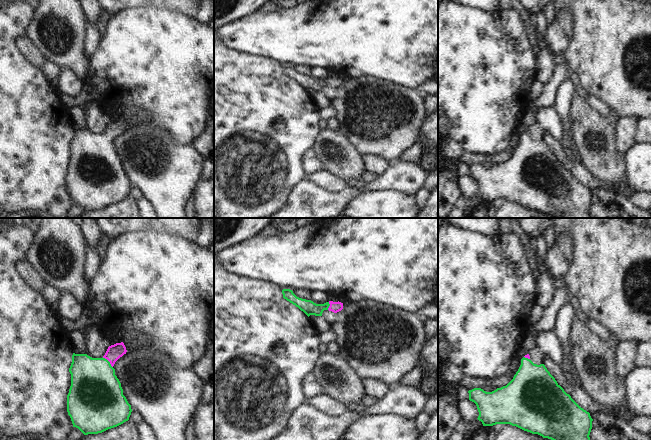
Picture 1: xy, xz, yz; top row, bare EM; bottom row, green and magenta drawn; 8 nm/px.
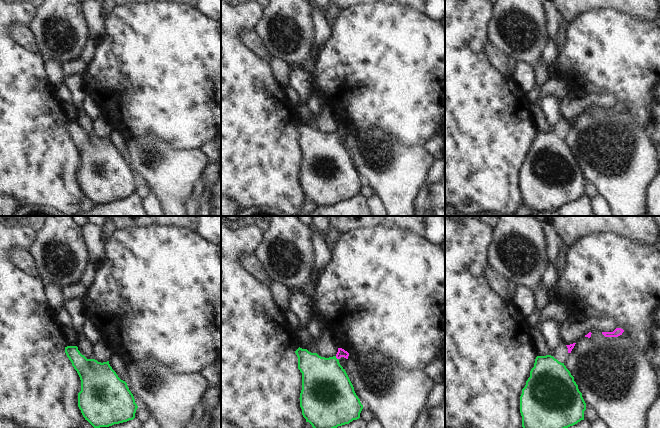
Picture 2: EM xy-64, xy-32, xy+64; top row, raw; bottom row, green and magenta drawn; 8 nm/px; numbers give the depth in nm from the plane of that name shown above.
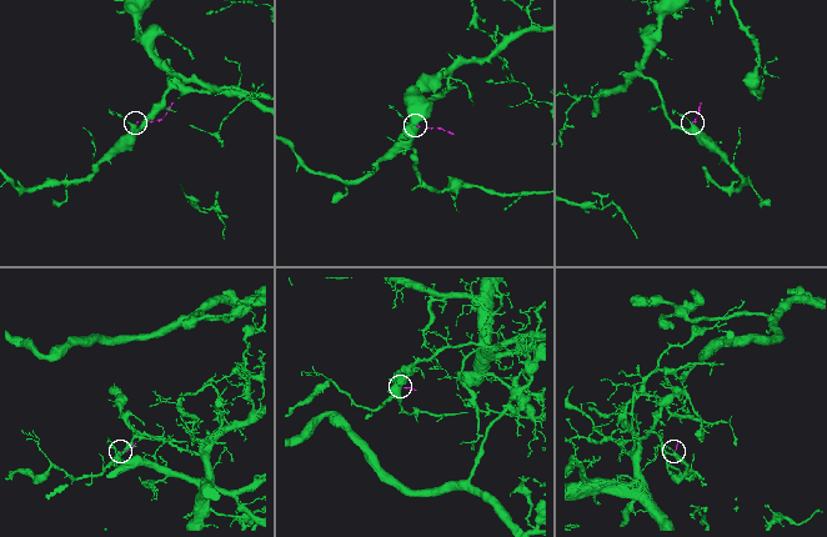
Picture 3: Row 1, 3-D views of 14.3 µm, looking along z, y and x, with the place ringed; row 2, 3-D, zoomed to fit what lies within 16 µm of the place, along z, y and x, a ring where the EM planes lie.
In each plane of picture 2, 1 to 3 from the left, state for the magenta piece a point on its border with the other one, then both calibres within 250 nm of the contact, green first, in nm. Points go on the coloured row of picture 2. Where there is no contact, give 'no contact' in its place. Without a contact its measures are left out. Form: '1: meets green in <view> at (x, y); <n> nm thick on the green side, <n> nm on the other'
1: no contact
2: meets green in xy-32 at (336, 358); 400 nm thick on the green side, 70 nm on the other
3: no contact

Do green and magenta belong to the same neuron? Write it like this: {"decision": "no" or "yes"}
{"decision": "yes"}

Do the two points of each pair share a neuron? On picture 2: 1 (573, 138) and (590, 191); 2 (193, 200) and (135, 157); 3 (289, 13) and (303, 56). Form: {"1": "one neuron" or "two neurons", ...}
{"1": "two neurons", "2": "two neurons", "3": "one neuron"}

